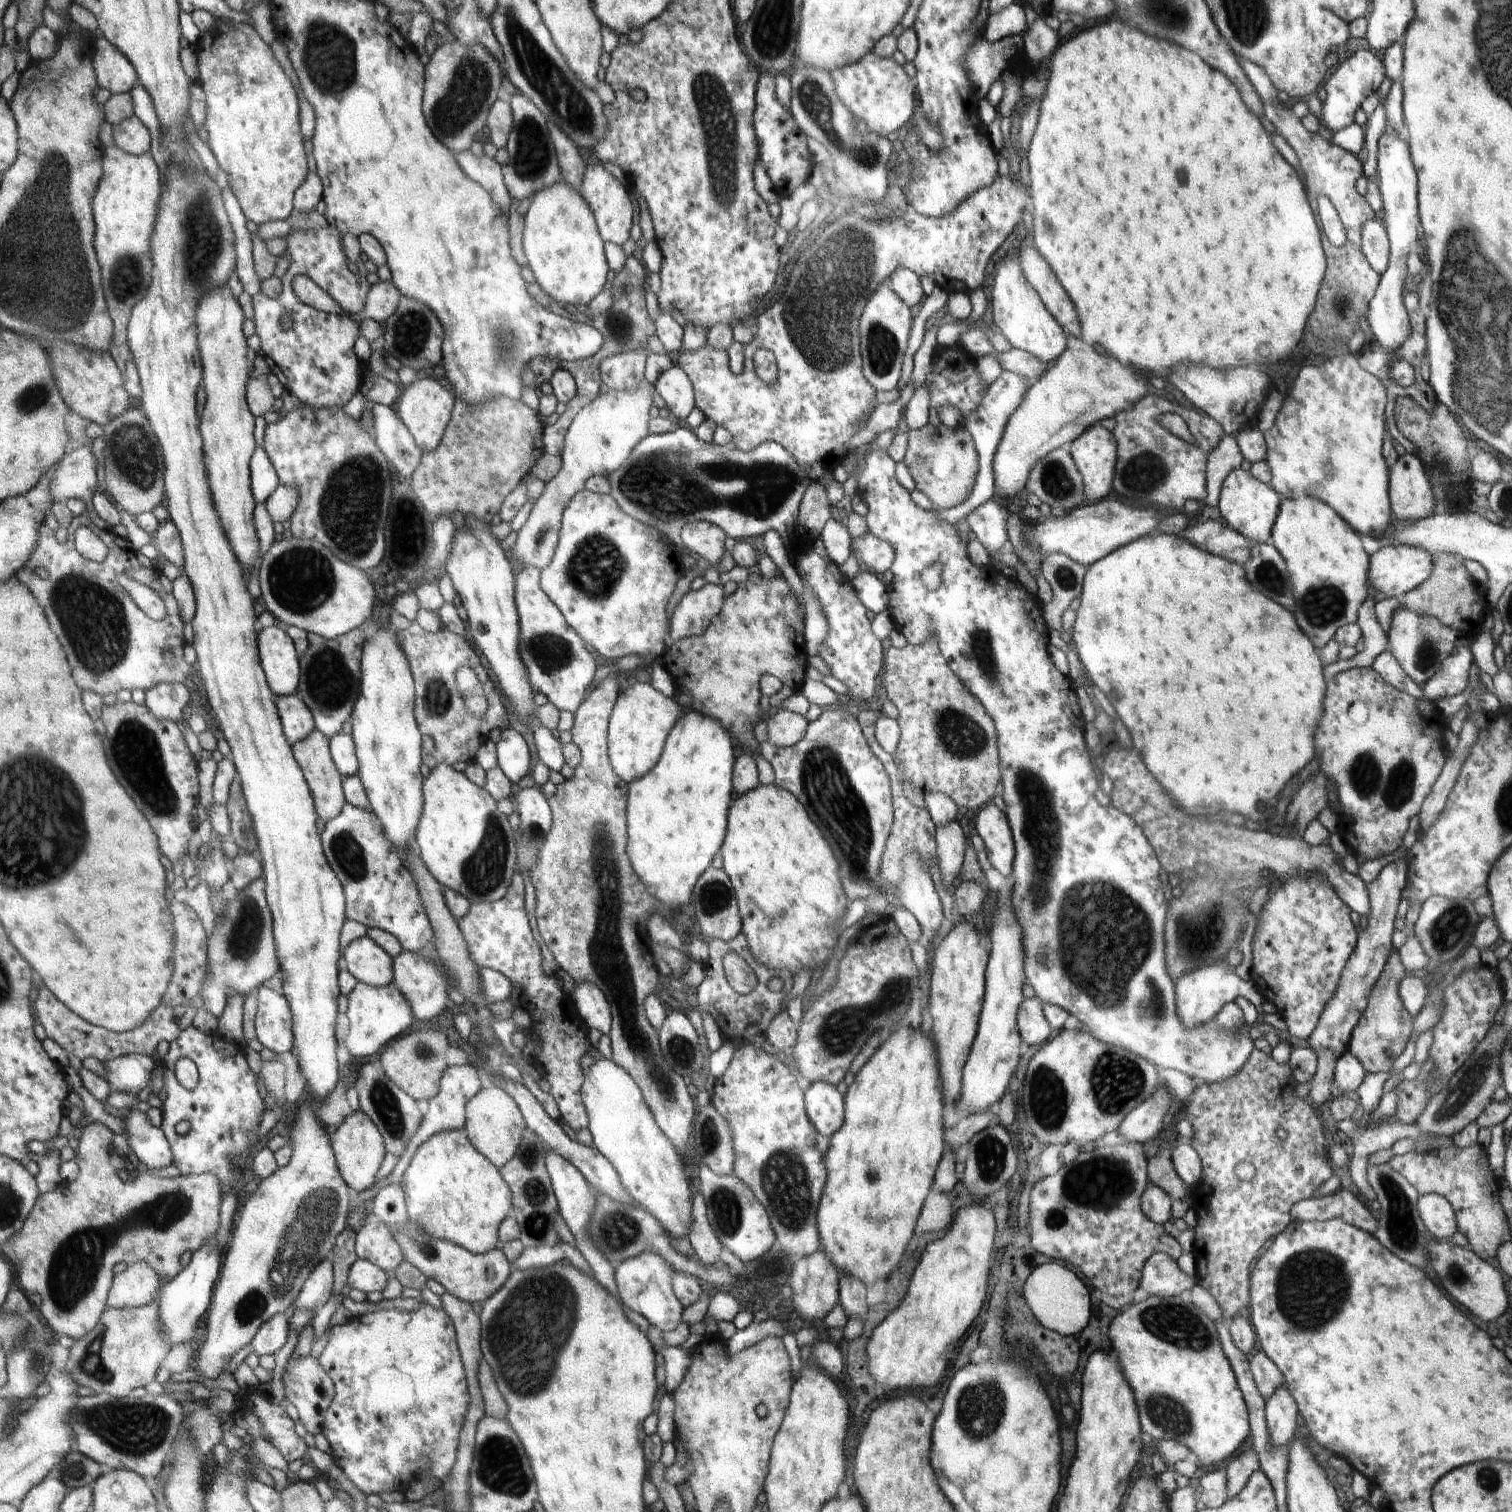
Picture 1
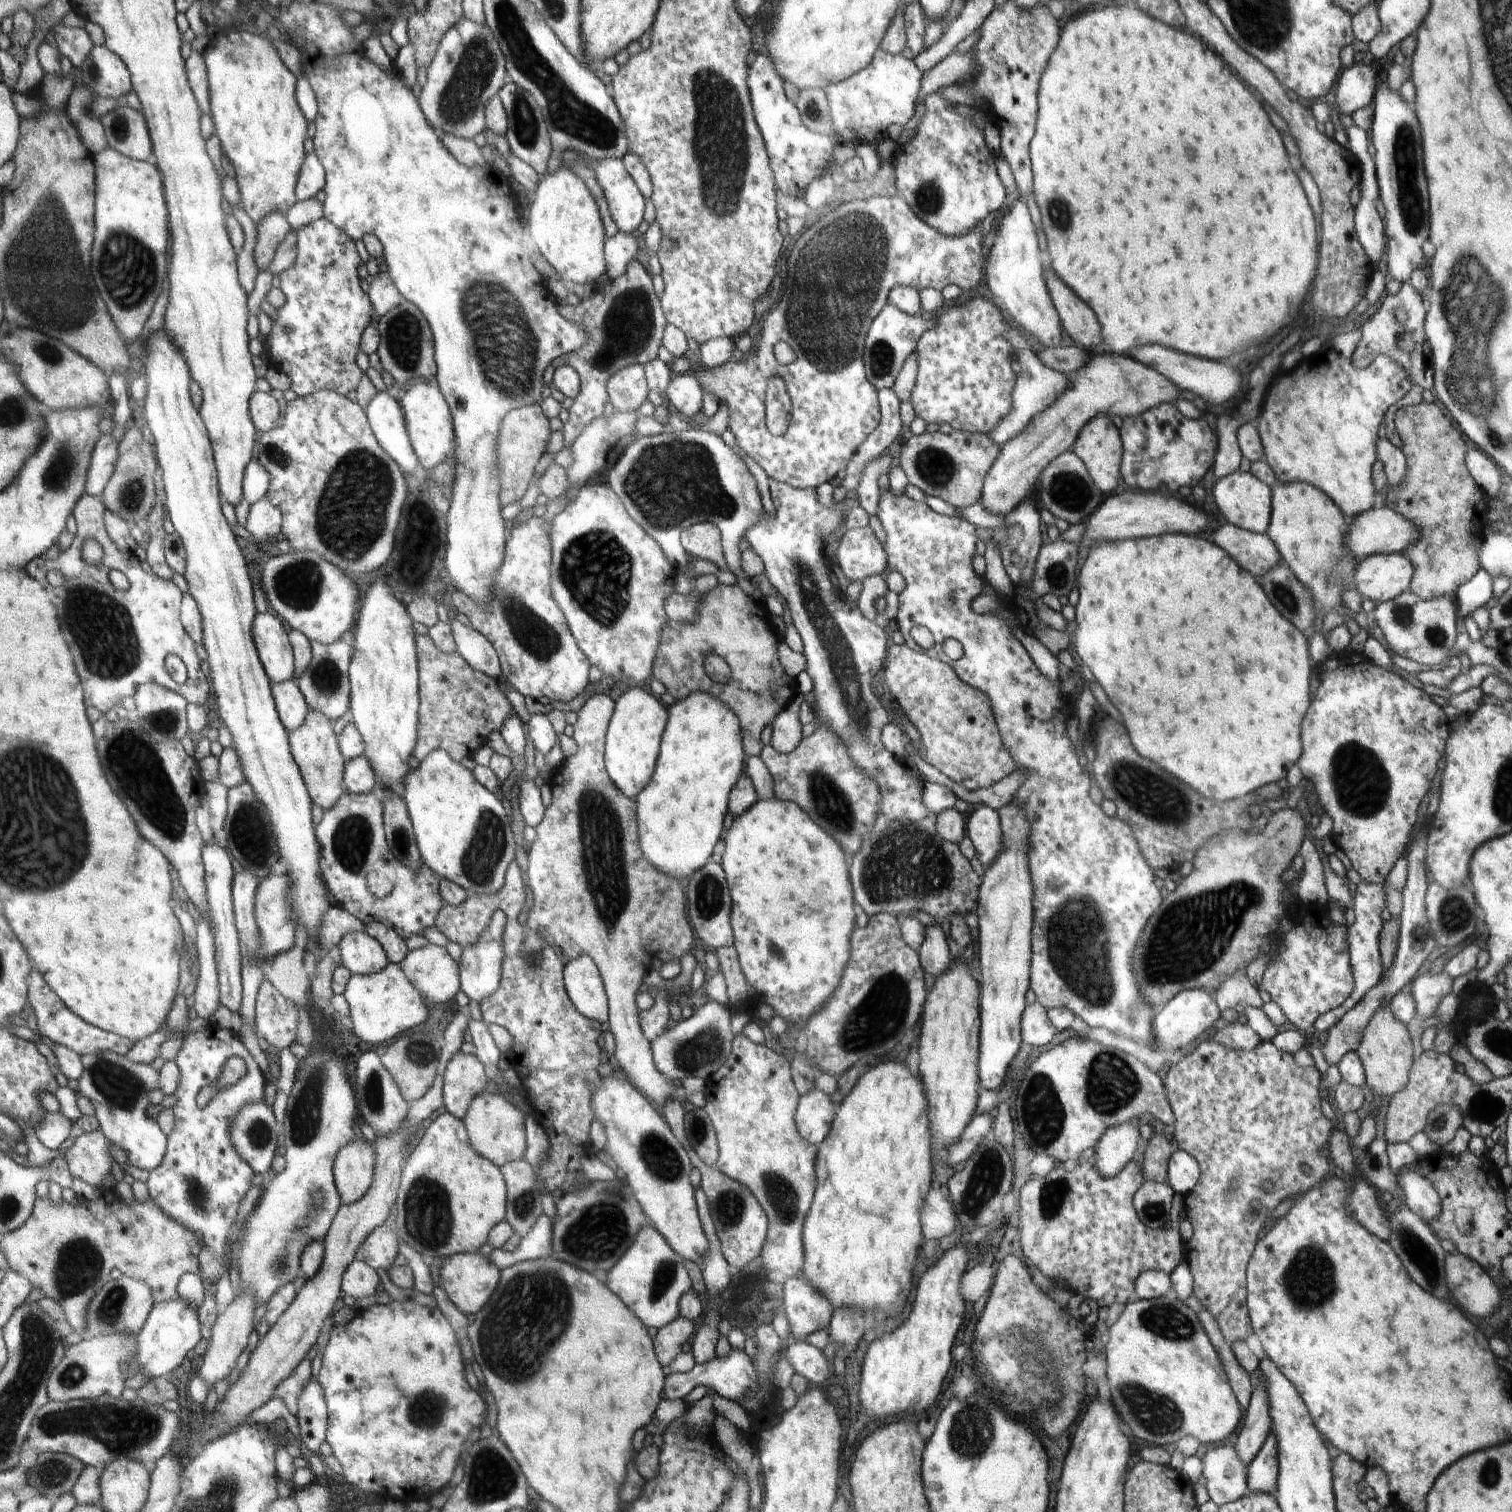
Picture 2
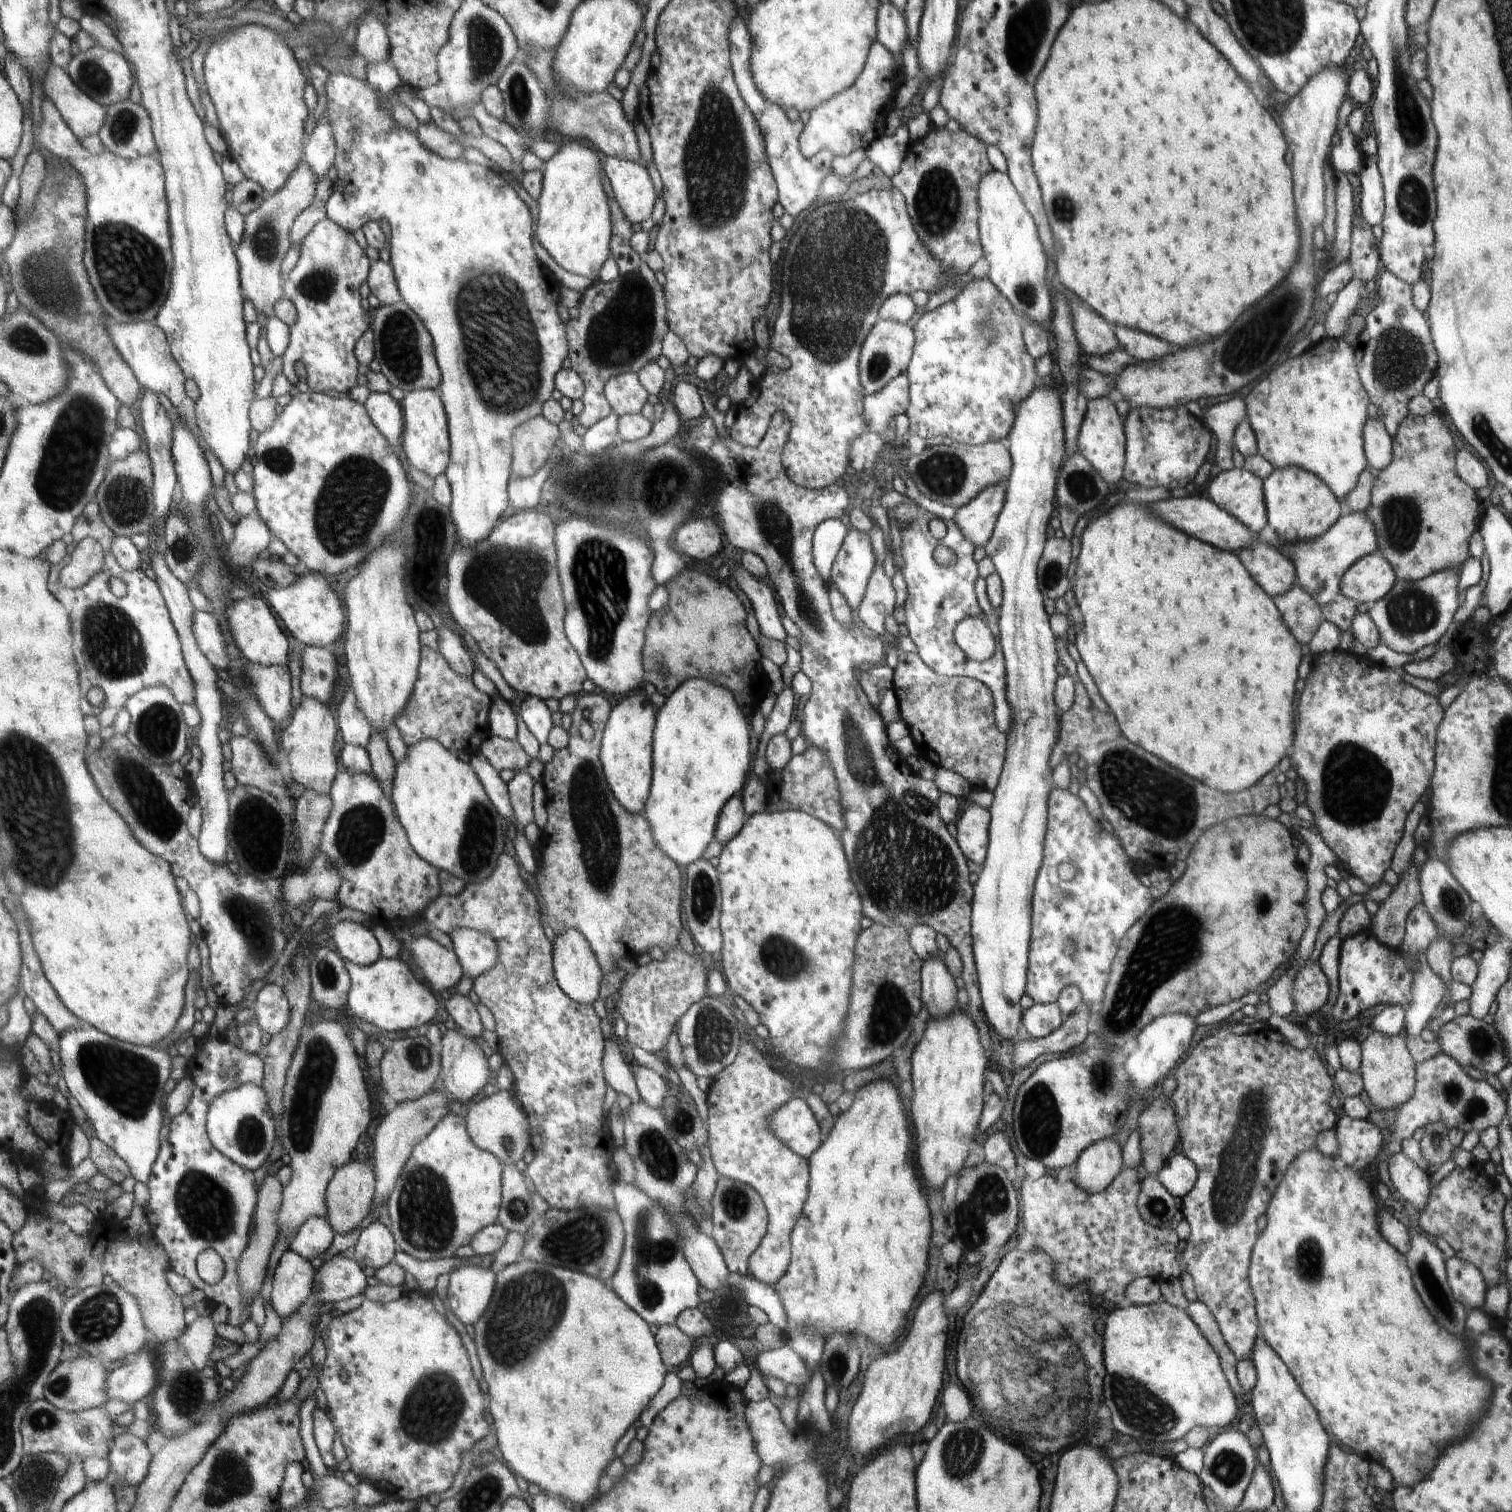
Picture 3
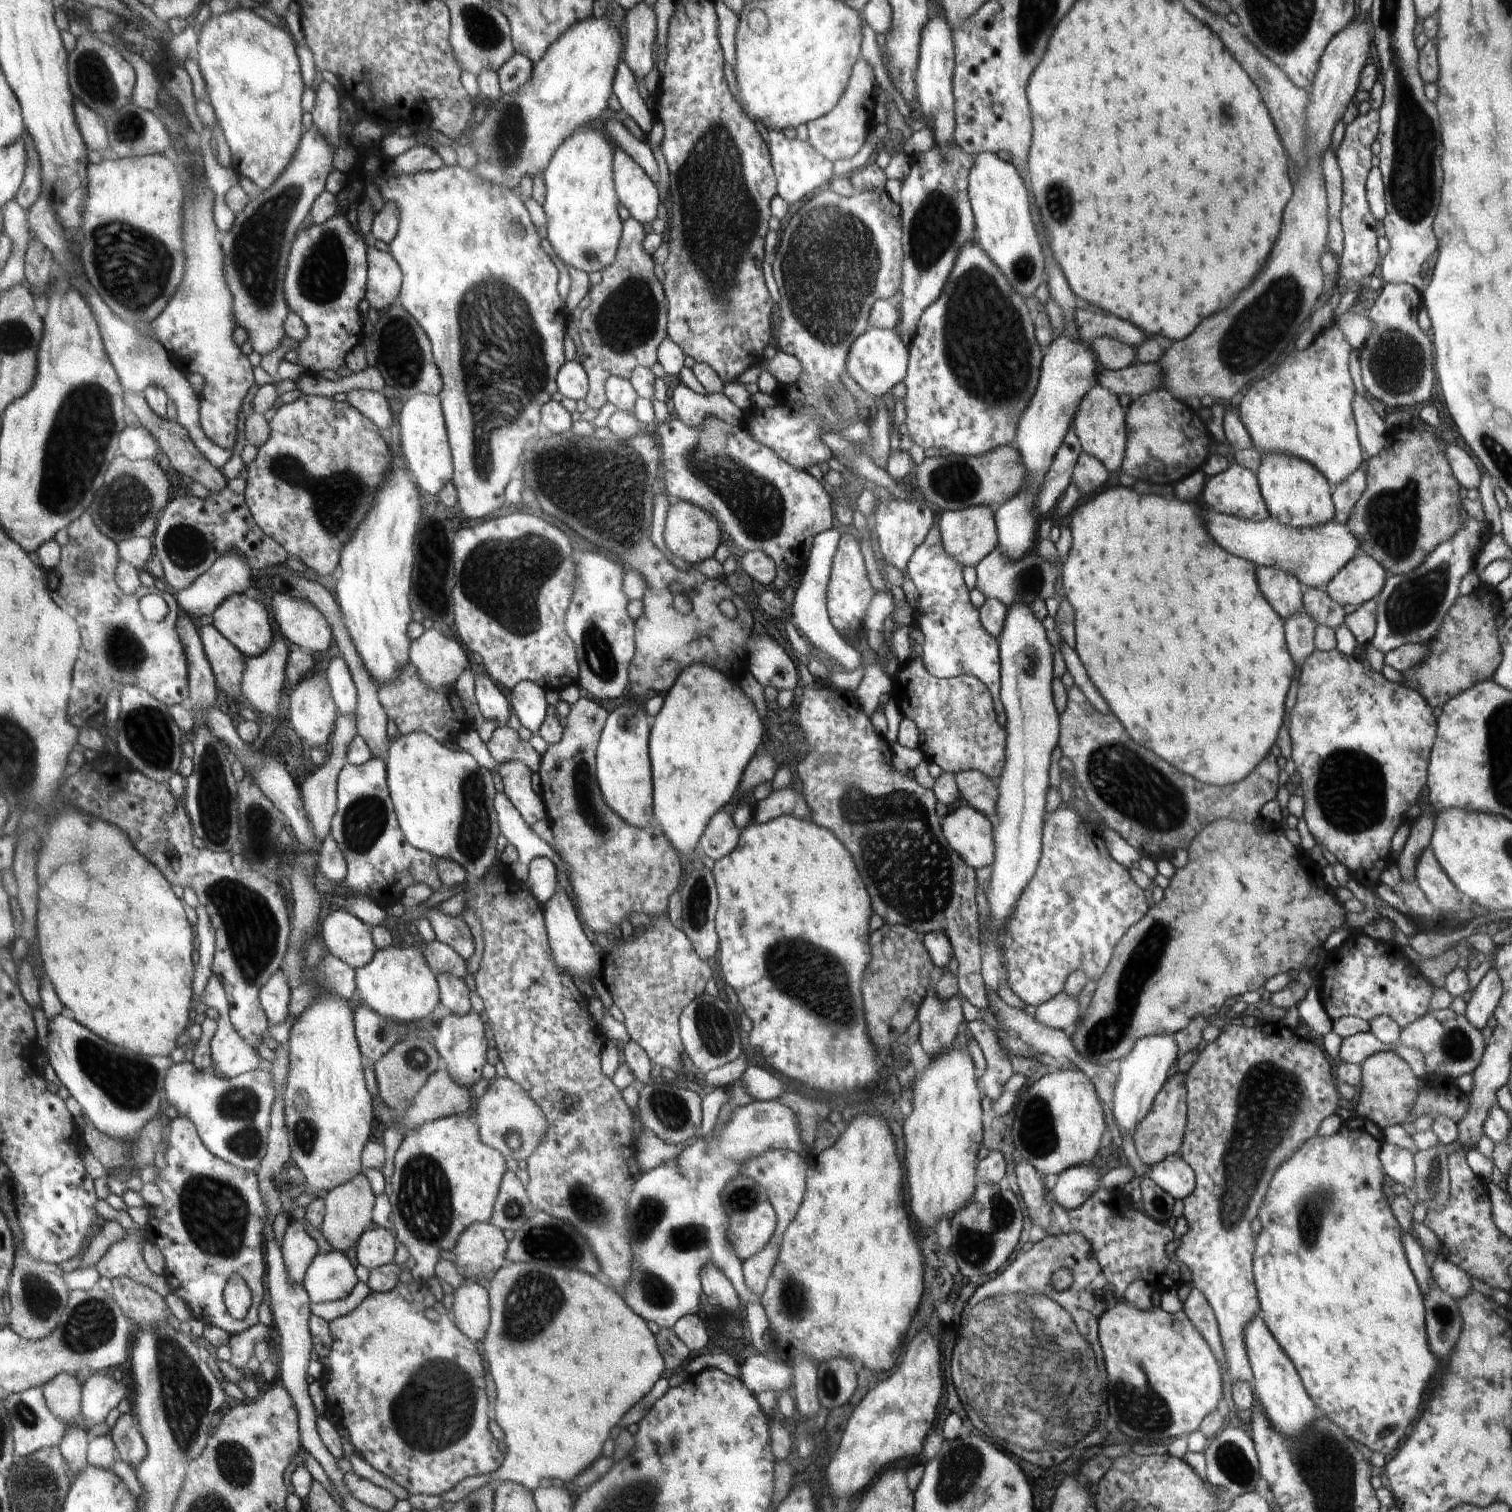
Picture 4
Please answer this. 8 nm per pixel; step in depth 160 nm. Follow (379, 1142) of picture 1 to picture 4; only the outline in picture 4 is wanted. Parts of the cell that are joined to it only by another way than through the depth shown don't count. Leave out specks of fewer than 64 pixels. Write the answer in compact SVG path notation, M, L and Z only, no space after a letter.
M358 1174L350 1182L328 1191L328 1194L322 1197L322 1202L324 1202L324 1219L320 1231L333 1250L345 1254L347 1250L357 1244L357 1241L361 1238L360 1234L372 1226L374 1194L370 1190L370 1184L368 1184L364 1174Z

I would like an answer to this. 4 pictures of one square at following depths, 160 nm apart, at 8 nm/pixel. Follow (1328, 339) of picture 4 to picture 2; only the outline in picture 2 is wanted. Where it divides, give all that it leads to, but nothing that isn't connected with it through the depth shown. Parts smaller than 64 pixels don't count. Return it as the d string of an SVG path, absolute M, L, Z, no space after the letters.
M1332 350L1316 352L1310 358L1304 358L1294 370L1284 374L1268 390L1268 412L1265 401L1255 423L1263 445L1263 459L1280 483L1300 480L1322 490L1347 520L1353 520L1358 514L1374 508L1376 488L1372 480L1372 468L1377 462L1374 448L1379 438L1379 426L1386 412L1410 388L1410 380L1404 368L1384 354L1374 358L1367 368L1358 369L1350 359L1338 354L1332 356Z

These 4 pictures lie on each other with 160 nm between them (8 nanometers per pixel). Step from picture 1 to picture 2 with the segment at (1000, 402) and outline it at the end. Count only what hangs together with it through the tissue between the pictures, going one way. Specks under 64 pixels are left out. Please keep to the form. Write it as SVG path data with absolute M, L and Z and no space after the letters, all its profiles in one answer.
M1033 348L1018 350L1018 360L1021 370L1018 373L1018 382L1012 394L1012 410L1006 414L1006 417L988 434L992 442L996 446L1003 446L1008 440L1012 440L1014 436L1020 434L1020 430L1024 430L1024 426L1030 424L1030 420L1040 412L1044 412L1046 406L1050 406L1052 402L1056 402L1056 398L1068 388L1070 380L1064 374L1050 370L1048 366L1044 366Z

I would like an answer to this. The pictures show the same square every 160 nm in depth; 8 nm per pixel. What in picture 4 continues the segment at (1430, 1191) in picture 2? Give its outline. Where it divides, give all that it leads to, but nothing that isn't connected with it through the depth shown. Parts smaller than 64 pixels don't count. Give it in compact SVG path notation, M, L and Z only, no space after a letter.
M1385 1141L1379 1150L1379 1159L1385 1174L1394 1182L1411 1188L1415 1175L1415 1160L1411 1151Z

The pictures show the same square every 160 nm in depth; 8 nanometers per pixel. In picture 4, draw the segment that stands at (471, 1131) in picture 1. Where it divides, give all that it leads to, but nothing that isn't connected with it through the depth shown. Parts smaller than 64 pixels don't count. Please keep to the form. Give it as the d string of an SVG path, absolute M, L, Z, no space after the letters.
M496 1076L490 1082L487 1092L477 1100L474 1117L478 1122L482 1142L500 1151L505 1158L518 1162L533 1155L548 1128L548 1122L538 1108L538 1103L530 1098L530 1094L520 1084L507 1077Z

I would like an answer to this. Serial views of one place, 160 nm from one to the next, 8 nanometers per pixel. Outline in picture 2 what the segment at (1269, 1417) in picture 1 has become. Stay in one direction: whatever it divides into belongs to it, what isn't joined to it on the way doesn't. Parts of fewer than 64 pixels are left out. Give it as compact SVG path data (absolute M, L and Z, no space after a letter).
M1270 1430L1266 1442L1247 1468L1249 1490L1271 1494L1277 1488L1278 1472L1278 1442L1274 1432Z

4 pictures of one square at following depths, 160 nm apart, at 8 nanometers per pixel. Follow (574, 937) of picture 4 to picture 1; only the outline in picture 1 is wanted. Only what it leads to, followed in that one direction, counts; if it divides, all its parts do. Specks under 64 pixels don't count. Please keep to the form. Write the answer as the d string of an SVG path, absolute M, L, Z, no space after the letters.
M588 978L575 982L571 996L574 997L575 1012L580 1014L593 1033L609 1034L613 1020L612 1007L601 988Z

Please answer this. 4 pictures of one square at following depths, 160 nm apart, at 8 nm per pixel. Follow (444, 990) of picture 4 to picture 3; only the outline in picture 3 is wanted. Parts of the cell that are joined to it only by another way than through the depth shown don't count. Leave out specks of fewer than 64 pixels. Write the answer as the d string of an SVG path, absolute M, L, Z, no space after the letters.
M452 992L452 996L444 1001L450 1017L450 1024L459 1031L467 1031L469 1036L483 1036L484 1027L477 1011L469 996L462 996L460 992Z

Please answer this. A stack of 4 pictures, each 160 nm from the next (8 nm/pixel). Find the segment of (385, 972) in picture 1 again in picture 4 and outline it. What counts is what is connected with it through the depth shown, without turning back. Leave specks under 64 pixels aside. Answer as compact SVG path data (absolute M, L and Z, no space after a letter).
M343 909L330 912L321 927L321 939L327 950L352 969L373 961L377 946L368 924Z

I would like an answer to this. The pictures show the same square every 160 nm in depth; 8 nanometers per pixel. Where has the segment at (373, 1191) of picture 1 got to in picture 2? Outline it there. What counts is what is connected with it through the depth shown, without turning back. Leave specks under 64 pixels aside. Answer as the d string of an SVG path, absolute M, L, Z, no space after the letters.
M459 1051L446 1066L442 1092L446 1113L454 1118L465 1118L470 1102L486 1088L486 1074L478 1058Z

